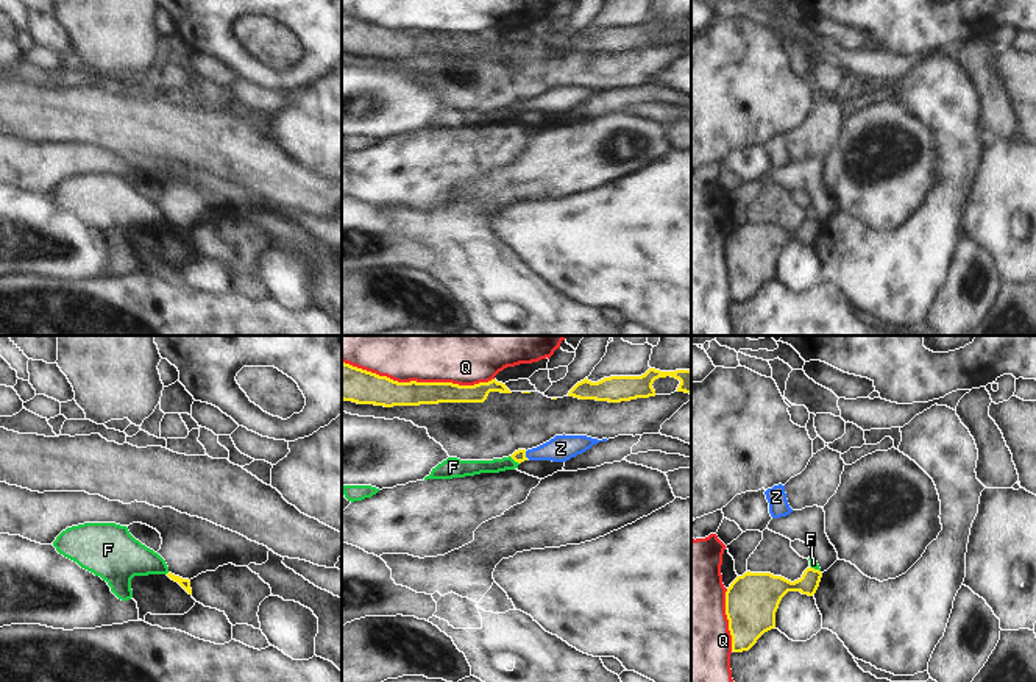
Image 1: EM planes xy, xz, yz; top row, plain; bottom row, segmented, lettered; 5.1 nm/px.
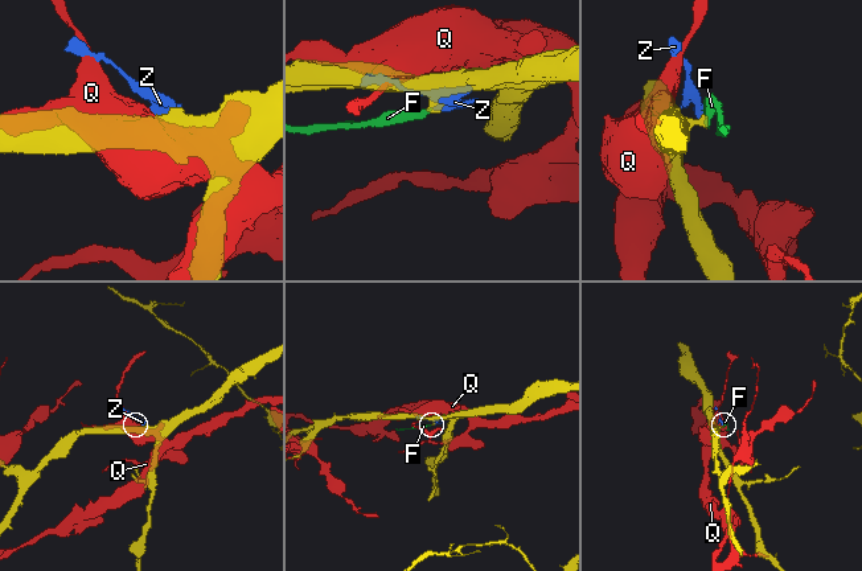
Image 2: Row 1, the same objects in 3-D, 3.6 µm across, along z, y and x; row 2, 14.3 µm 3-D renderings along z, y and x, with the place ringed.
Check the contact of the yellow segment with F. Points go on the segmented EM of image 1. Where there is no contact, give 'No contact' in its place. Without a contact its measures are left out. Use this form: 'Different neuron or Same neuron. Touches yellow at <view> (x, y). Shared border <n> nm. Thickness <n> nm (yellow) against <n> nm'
Different neuron. Touches yellow at xz (514, 459). Shared border 70 nm. Thickness 70 nm (yellow) against 80 nm.

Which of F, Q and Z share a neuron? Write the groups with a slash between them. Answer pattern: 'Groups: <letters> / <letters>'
Groups: F Z / Q.

